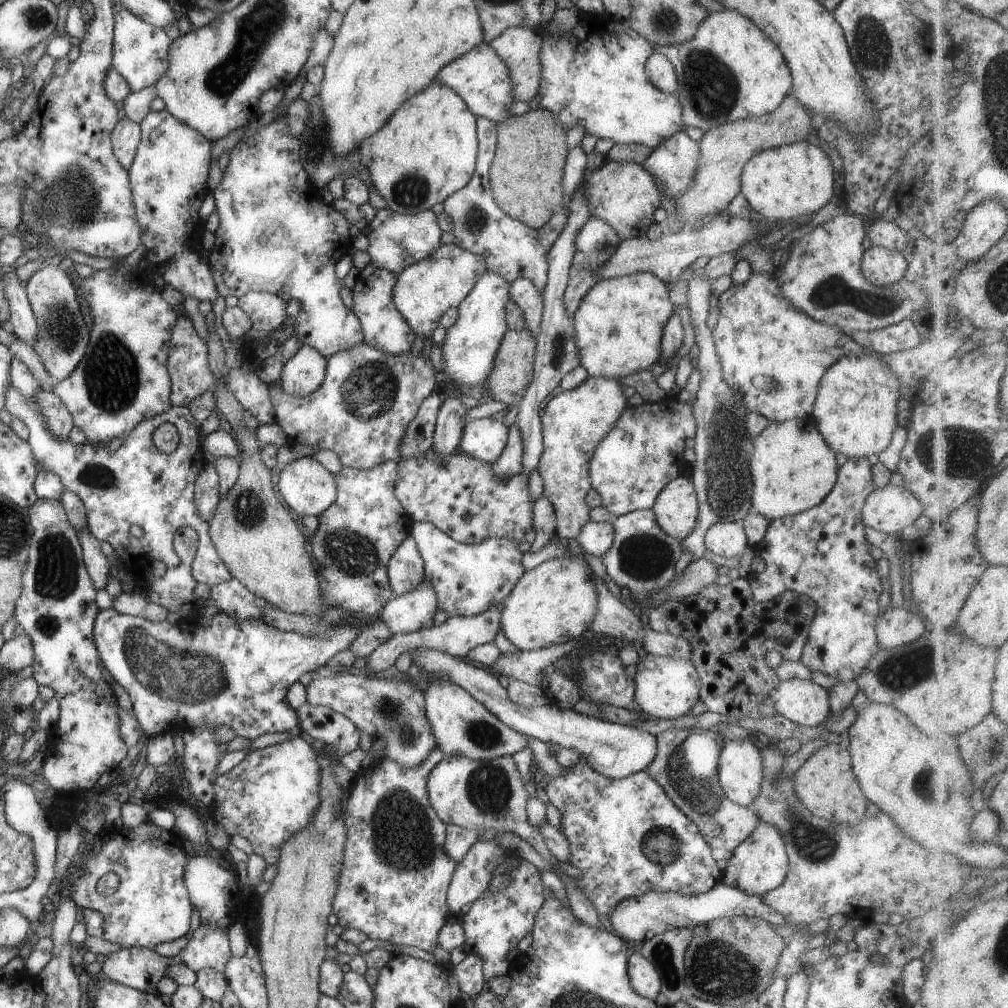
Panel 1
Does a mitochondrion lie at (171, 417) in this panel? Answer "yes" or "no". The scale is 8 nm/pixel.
no

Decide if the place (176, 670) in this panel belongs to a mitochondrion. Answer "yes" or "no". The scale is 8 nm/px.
yes

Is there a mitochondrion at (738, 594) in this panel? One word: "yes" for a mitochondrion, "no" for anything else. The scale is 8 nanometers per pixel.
no

